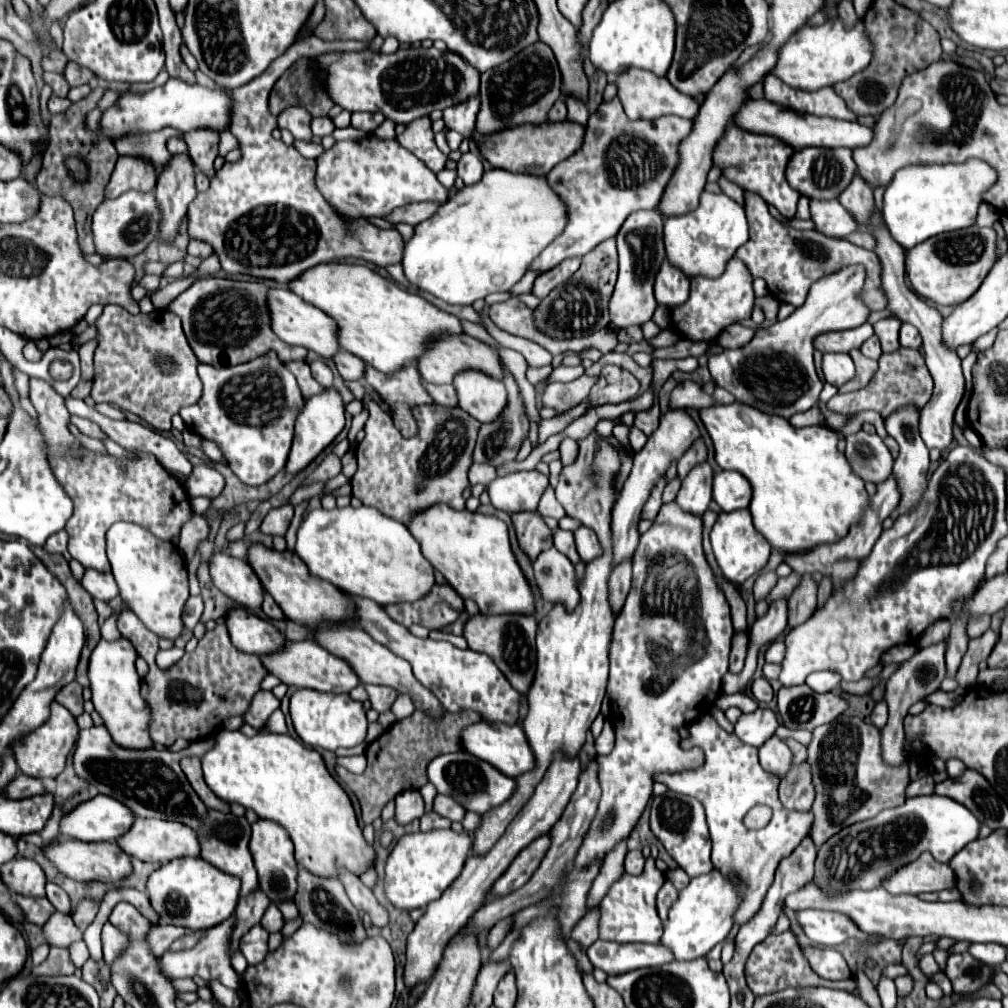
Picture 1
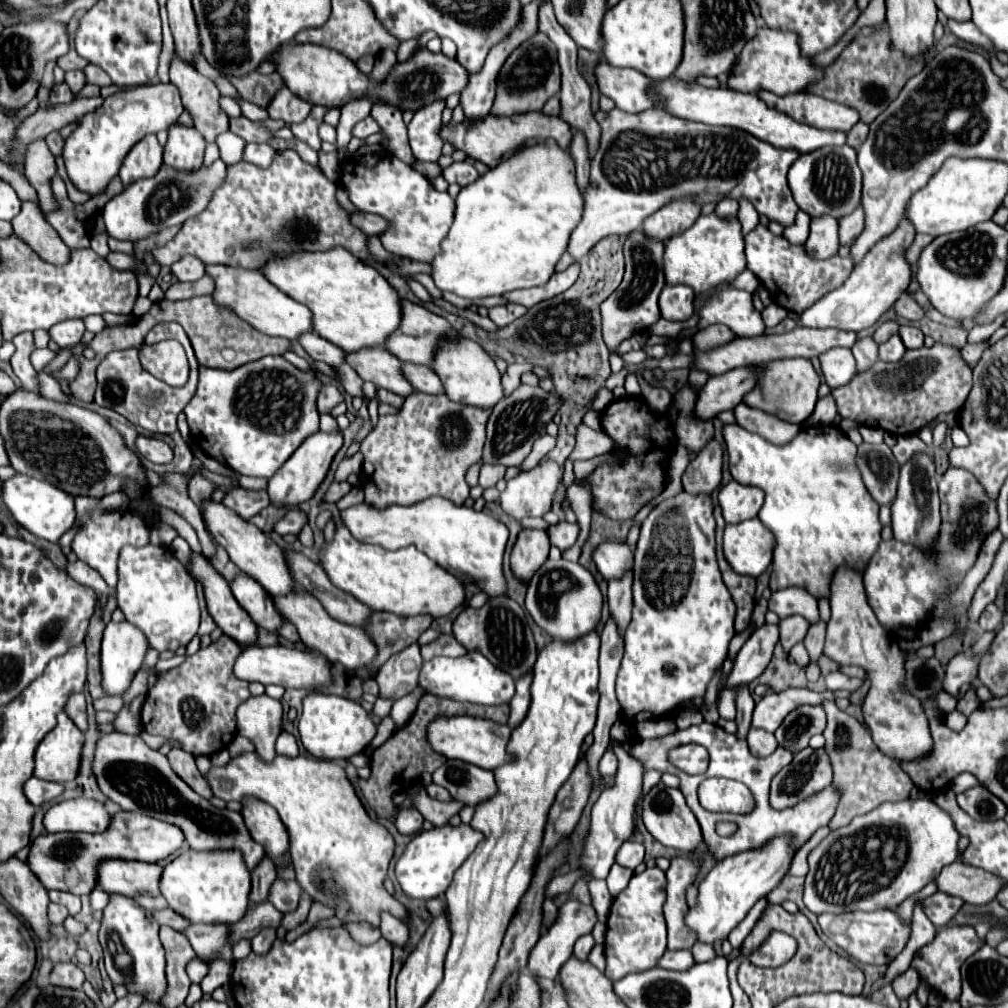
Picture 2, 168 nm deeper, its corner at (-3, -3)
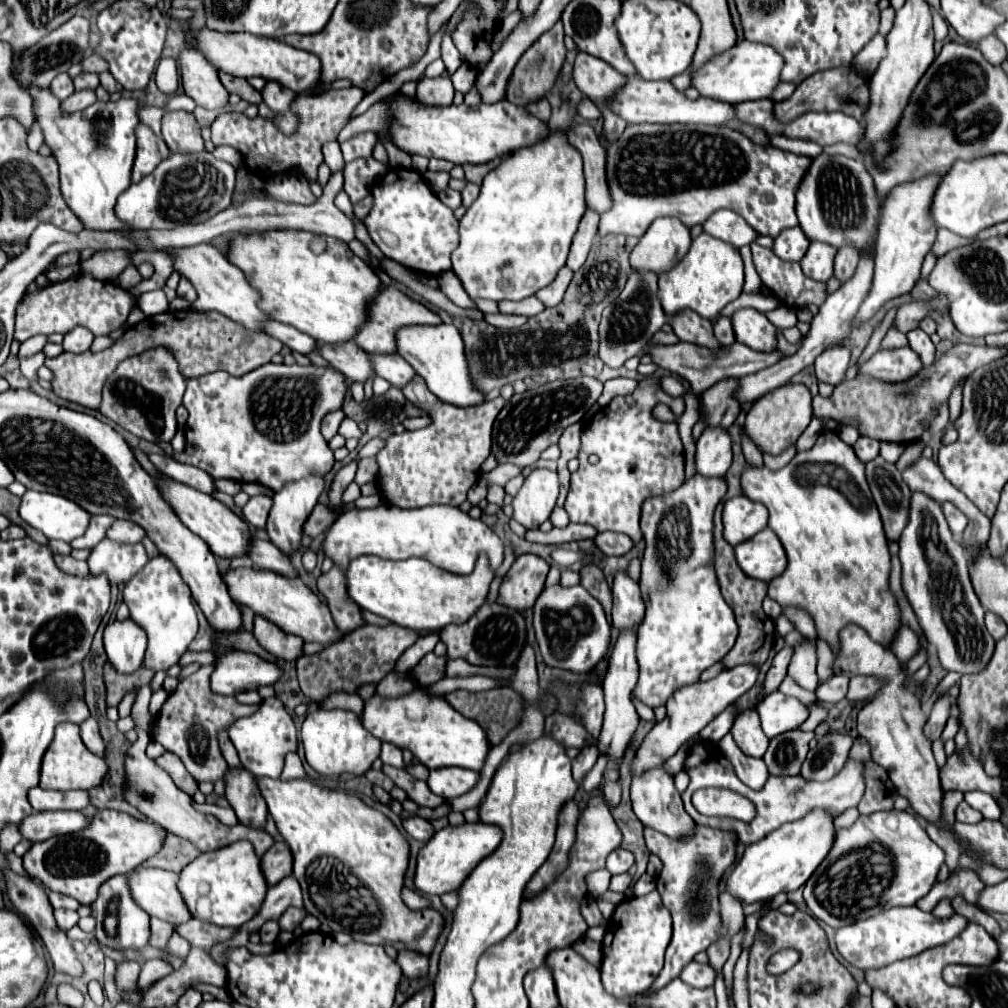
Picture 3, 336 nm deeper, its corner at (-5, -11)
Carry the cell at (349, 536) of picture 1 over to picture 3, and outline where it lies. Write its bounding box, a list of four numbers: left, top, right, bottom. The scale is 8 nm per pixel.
[345,555,495,631]

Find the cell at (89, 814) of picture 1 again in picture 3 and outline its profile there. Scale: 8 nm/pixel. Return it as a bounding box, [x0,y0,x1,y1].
[17,811,89,843]

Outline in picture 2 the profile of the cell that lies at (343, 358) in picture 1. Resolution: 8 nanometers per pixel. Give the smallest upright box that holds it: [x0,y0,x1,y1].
[299,333,345,367]

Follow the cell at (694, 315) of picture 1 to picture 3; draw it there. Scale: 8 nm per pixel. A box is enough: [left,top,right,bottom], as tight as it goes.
[733,309,777,351]

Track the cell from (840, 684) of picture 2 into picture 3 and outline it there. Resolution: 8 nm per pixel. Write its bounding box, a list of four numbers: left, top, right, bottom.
[847,675,879,701]

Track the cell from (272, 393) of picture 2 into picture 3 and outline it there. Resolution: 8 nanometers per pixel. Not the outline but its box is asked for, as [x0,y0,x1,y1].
[171,363,347,491]

